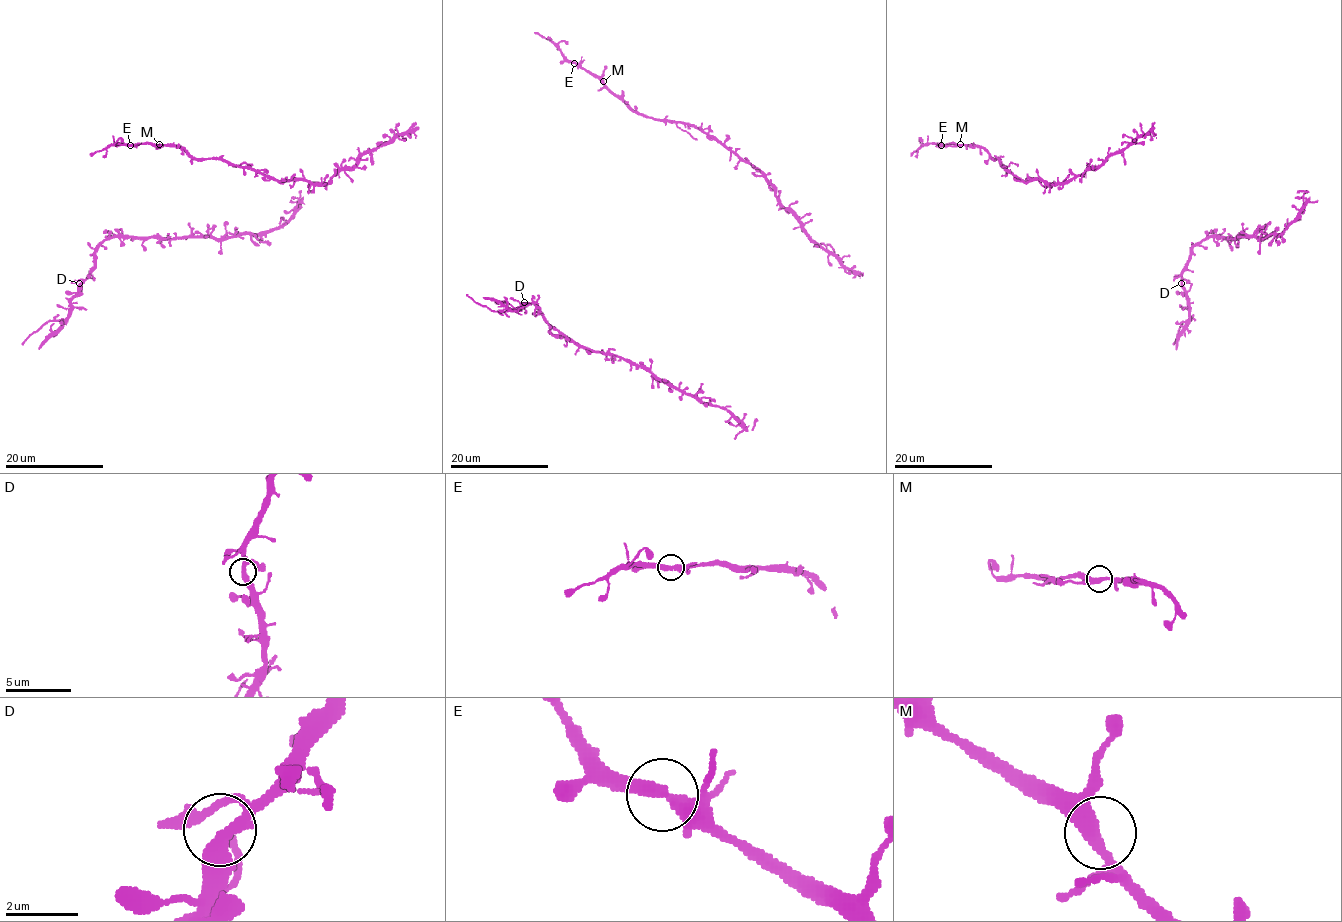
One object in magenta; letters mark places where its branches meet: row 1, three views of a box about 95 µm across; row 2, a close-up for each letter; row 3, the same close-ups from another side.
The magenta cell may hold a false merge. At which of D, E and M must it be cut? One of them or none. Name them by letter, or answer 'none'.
none

